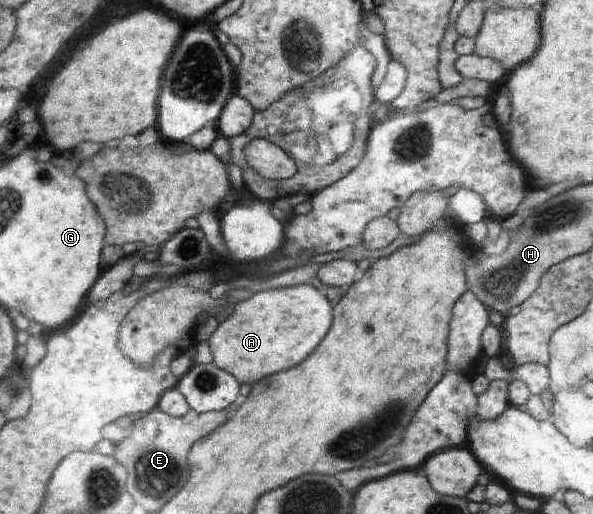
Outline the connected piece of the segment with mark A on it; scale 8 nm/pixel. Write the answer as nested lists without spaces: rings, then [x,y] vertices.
[[[308,283],[254,293],[250,300],[238,302],[234,308],[238,308],[238,312],[234,312],[230,320],[224,320],[207,342],[214,364],[218,364],[218,368],[226,368],[226,372],[234,372],[242,384],[252,384],[274,372],[288,370],[290,364],[300,364],[328,334],[333,324],[330,302],[316,290],[316,286],[312,288]]]

